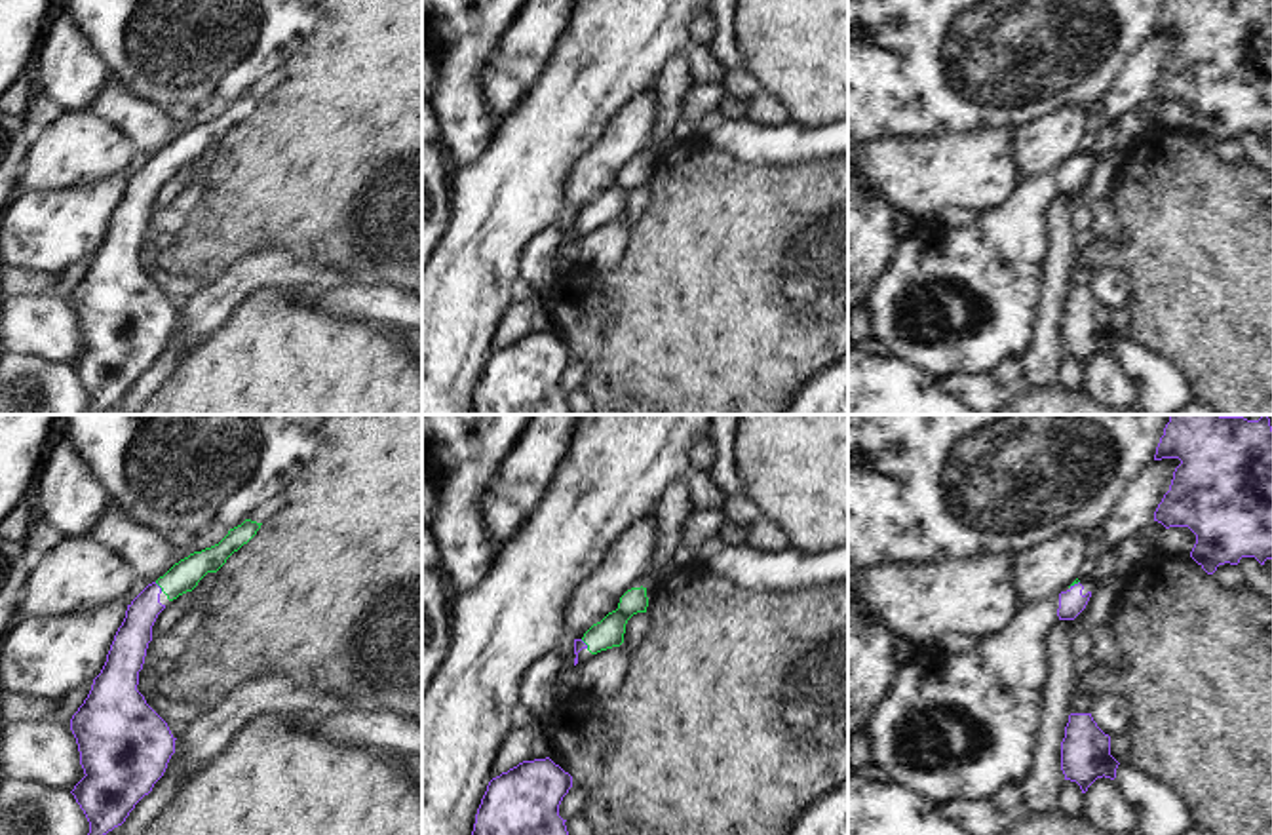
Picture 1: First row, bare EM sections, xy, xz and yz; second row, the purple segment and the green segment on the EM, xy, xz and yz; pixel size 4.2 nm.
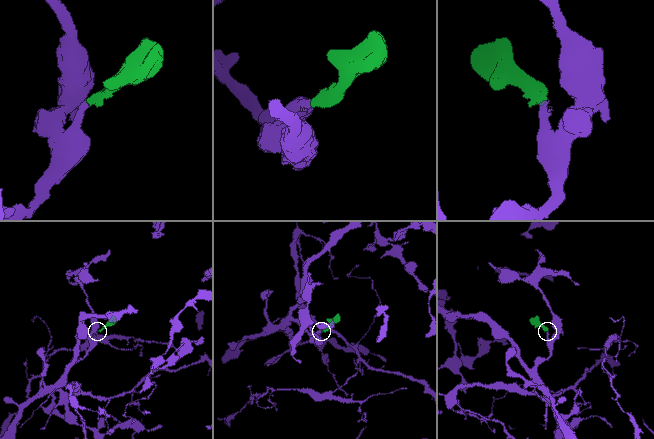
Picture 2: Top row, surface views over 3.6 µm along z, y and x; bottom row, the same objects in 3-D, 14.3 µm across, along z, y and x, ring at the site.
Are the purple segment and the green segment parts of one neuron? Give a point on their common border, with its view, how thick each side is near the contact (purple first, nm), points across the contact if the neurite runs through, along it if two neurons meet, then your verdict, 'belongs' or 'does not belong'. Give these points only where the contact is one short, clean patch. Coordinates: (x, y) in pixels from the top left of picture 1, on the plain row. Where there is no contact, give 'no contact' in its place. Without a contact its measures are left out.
contact xy (158, 160); calibres 140 and 130 nm; way xy (135, 206), (149, 170), (158, 160), (172, 158), (183, 151); belongs

